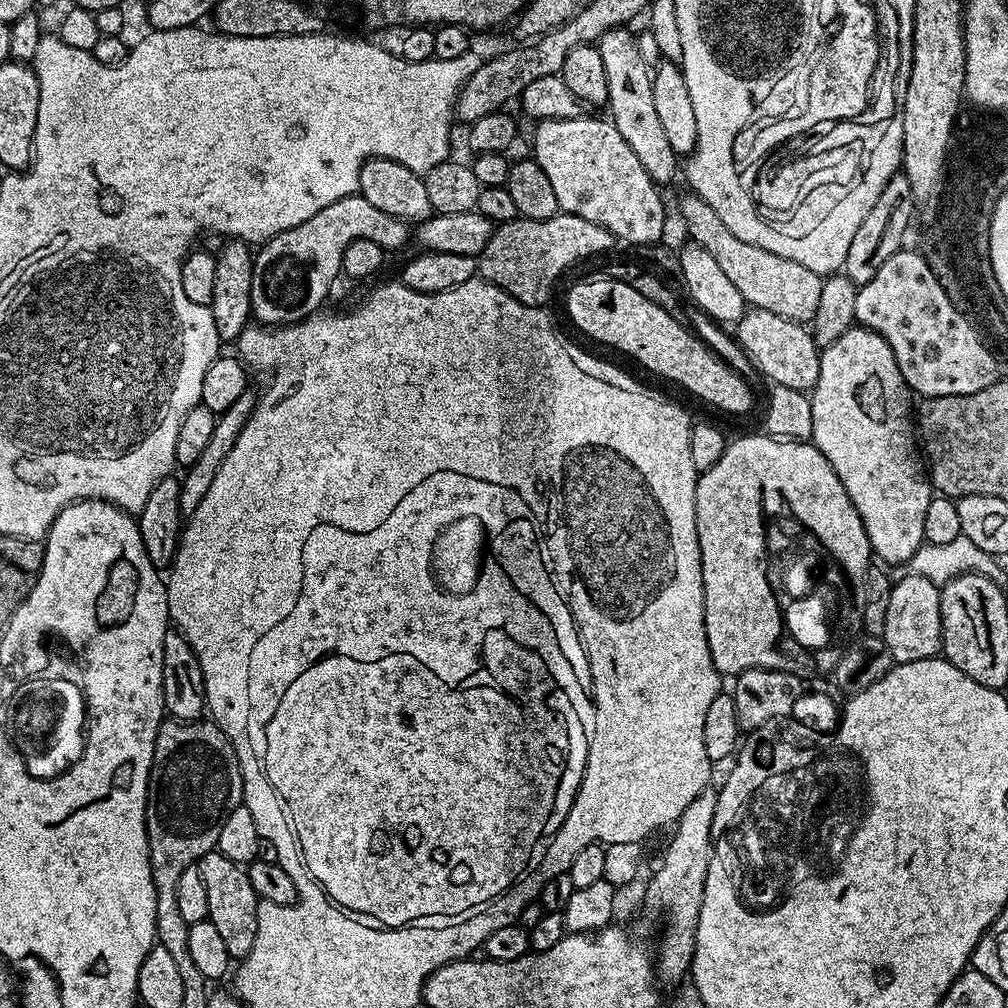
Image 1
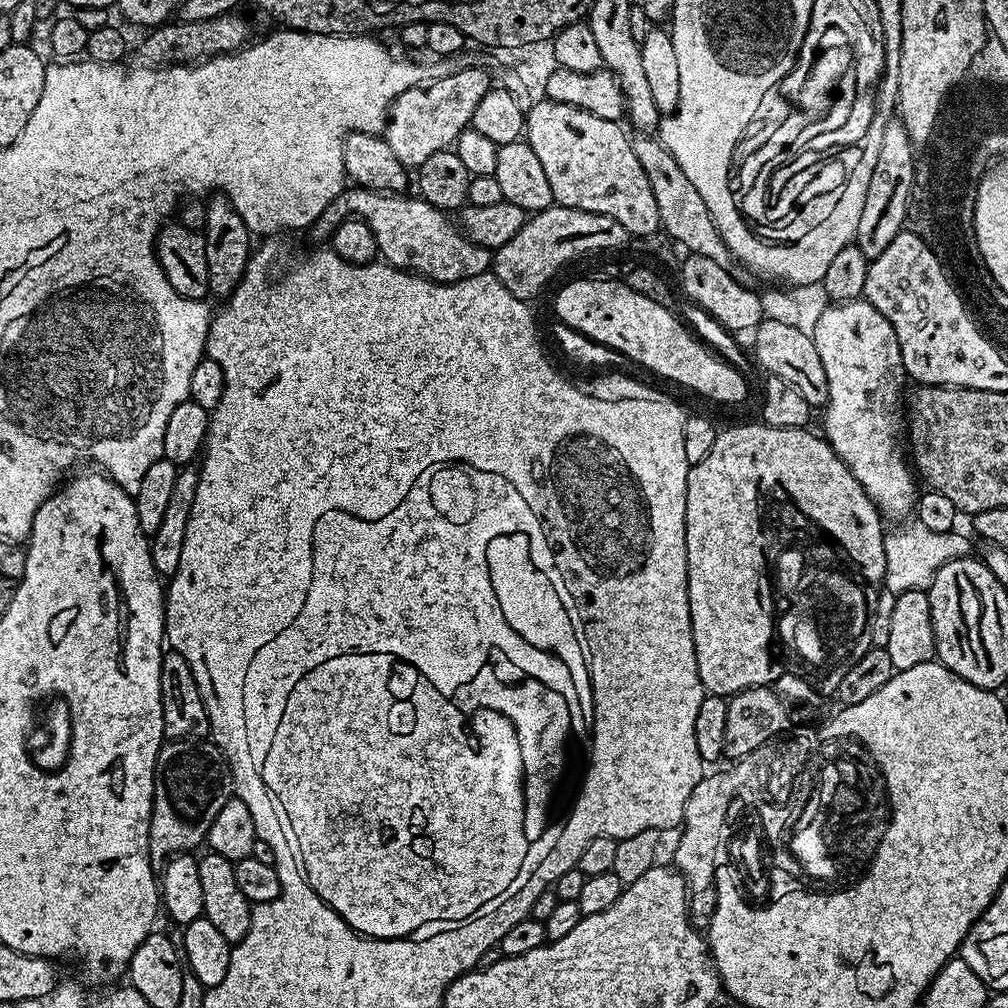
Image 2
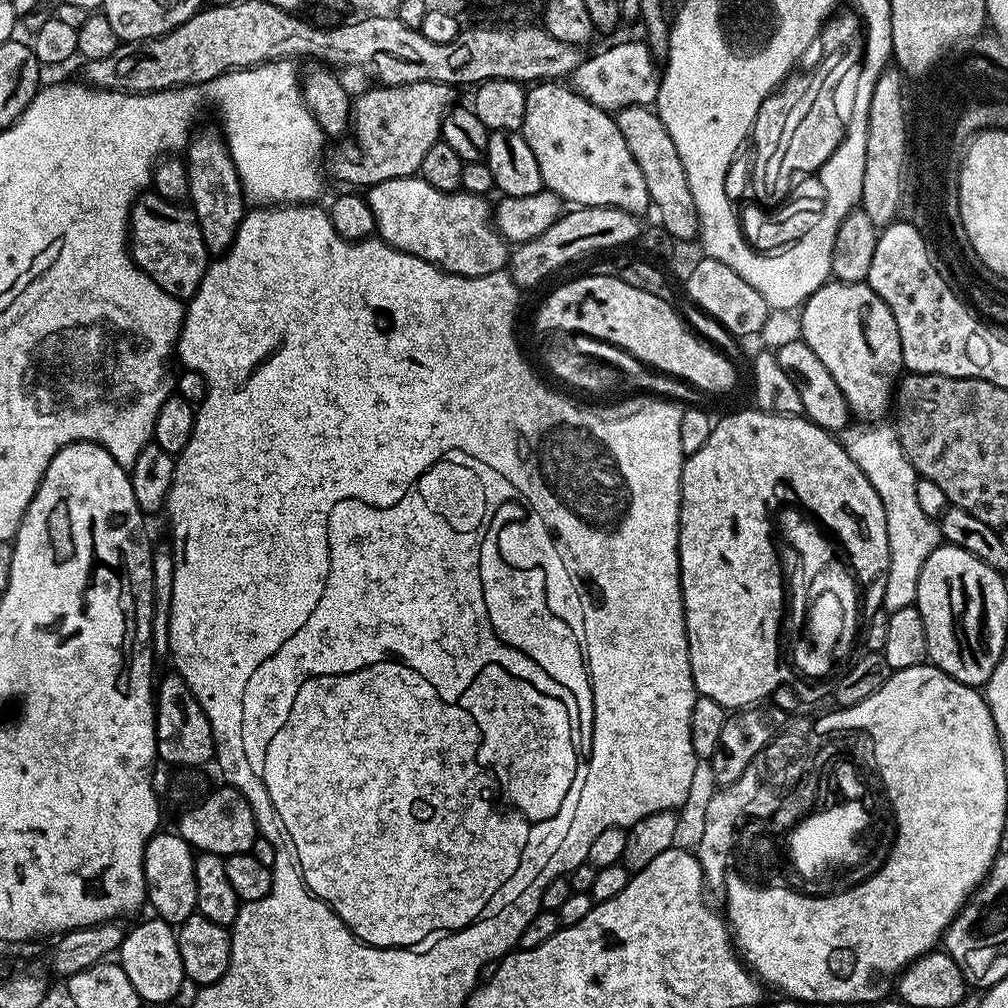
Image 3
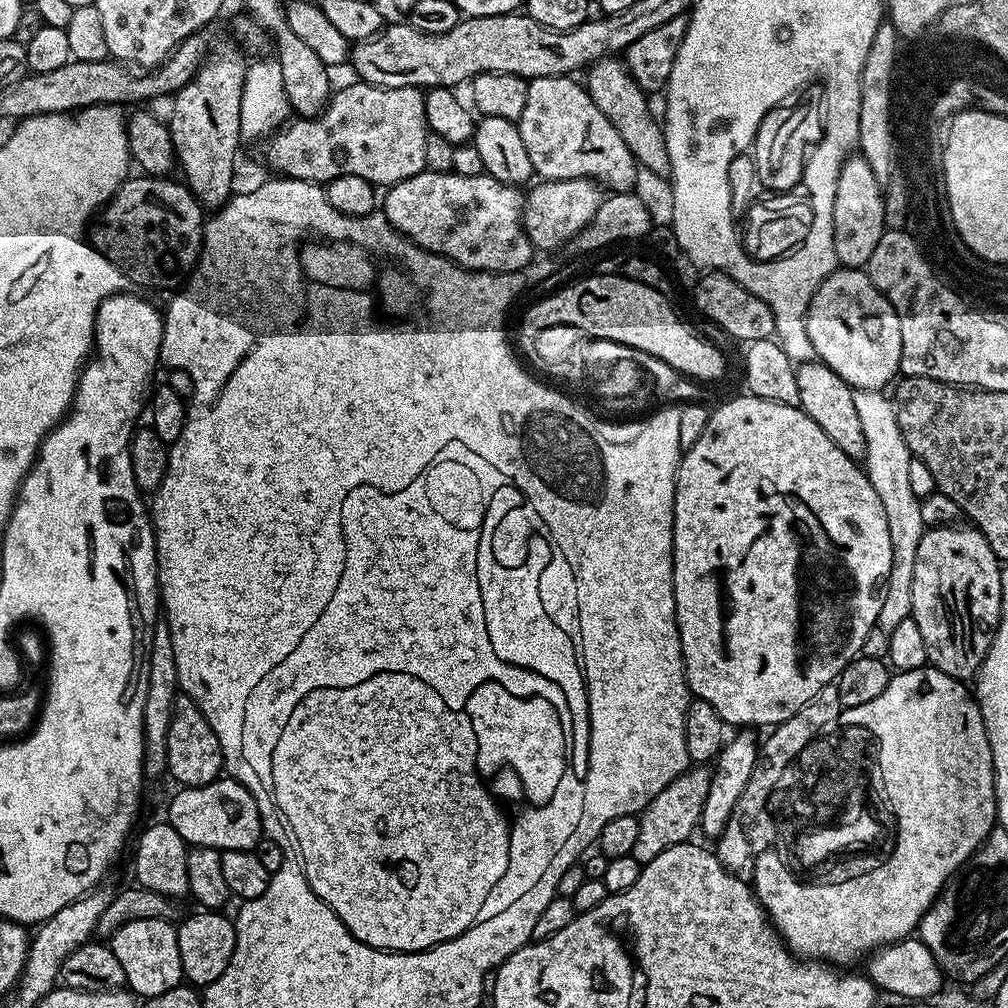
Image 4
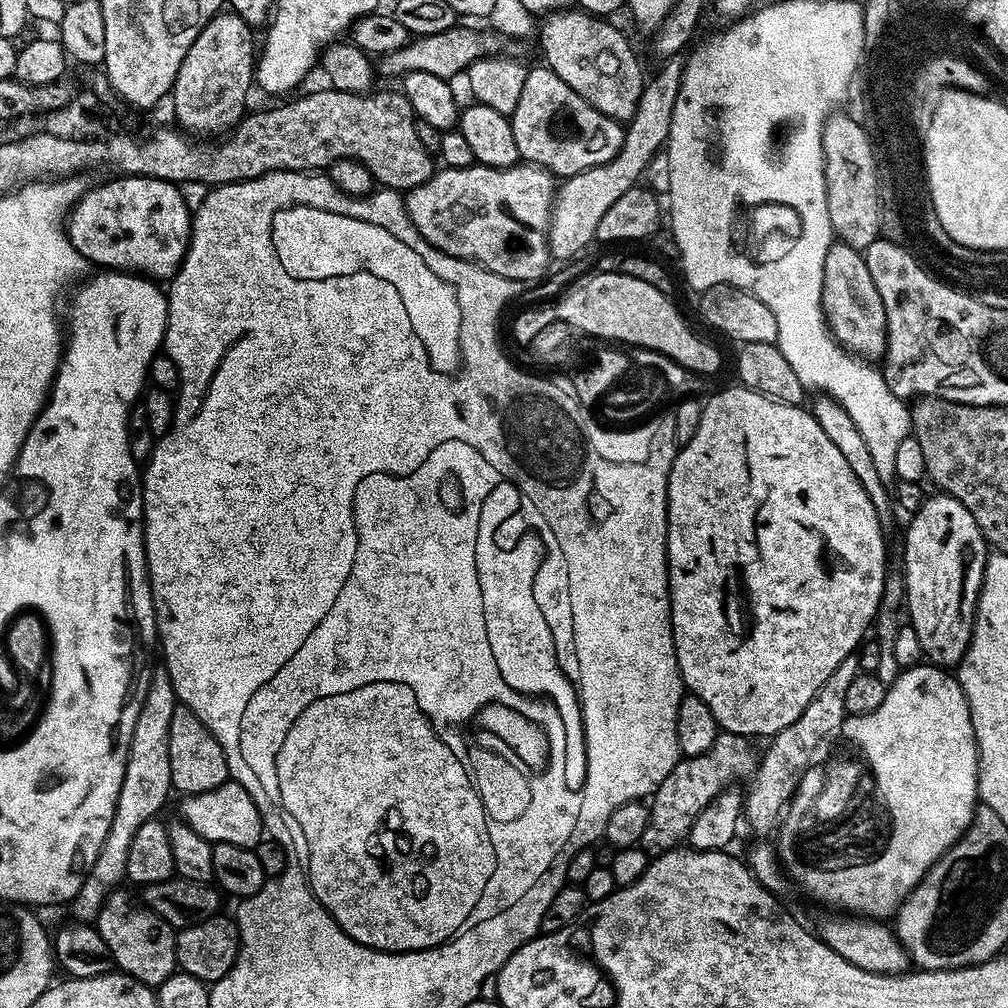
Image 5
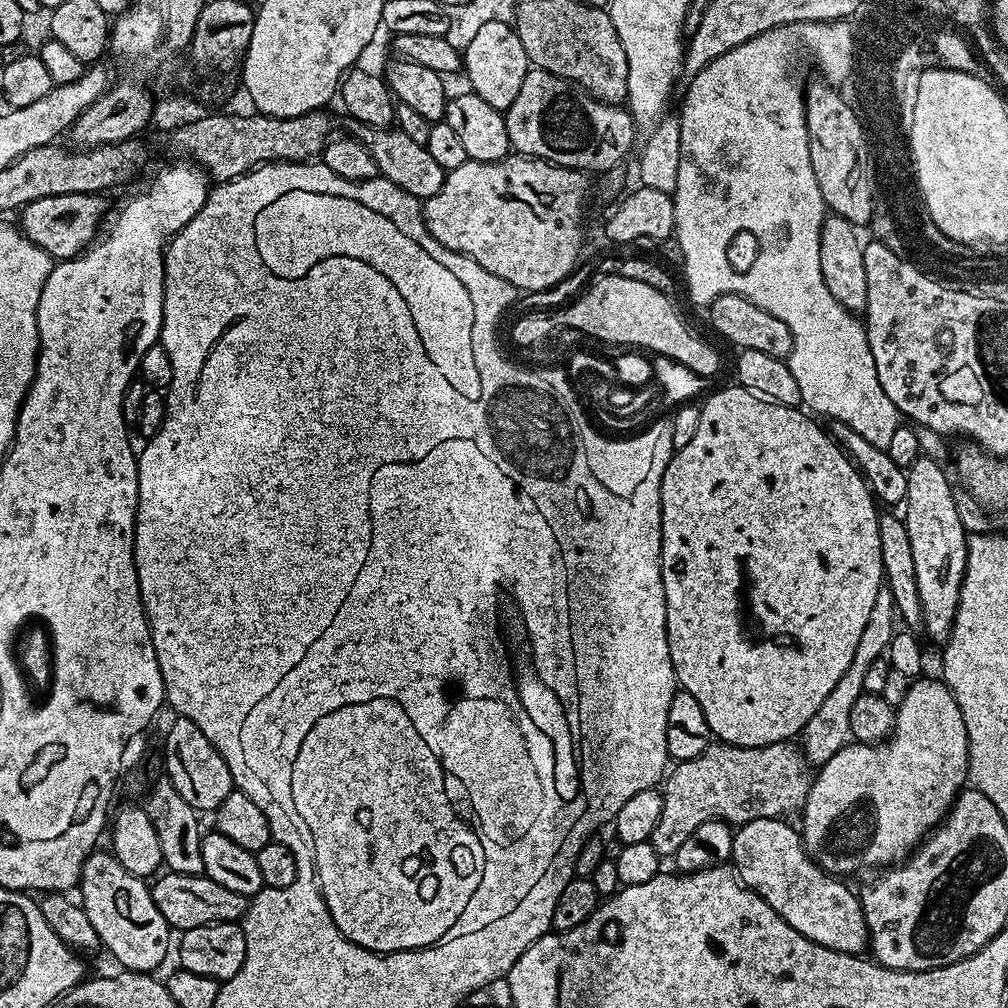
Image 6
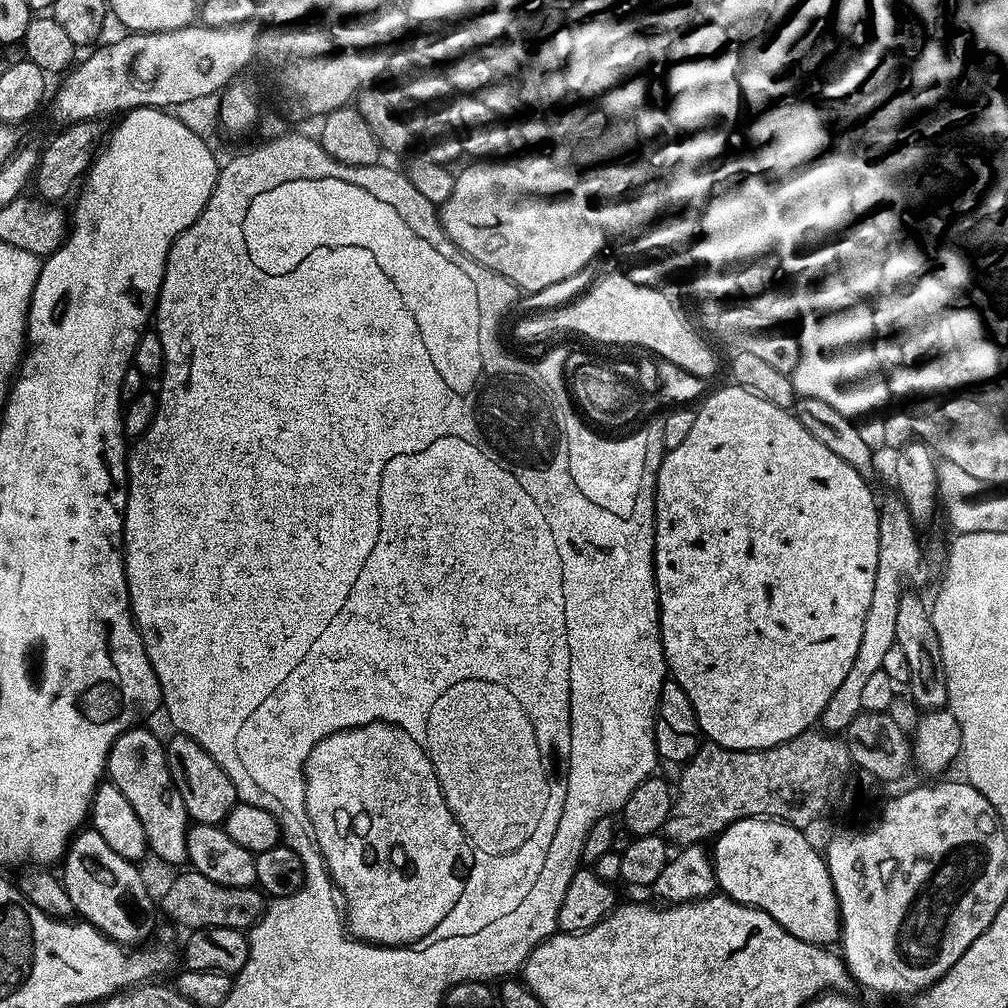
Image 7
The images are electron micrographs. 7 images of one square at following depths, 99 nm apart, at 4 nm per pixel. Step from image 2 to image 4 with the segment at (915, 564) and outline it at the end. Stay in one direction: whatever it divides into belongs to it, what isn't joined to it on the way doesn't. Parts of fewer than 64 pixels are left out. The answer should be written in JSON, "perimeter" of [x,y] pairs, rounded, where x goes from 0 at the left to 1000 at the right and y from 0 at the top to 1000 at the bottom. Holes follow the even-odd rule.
{"perimeter":[[[849,387],[847,403],[851,407],[851,416],[855,419],[855,428],[859,431],[859,450],[855,460],[861,469],[863,482],[867,482],[867,490],[871,490],[871,495],[875,497],[875,506],[879,506],[879,522],[883,522],[885,561],[875,605],[869,614],[872,623],[883,628],[889,624],[891,617],[900,615],[905,610],[907,554],[911,550],[911,538],[917,533],[919,521],[915,518],[914,493],[903,486],[903,458],[907,453],[895,435],[895,427],[891,427],[889,402],[877,392],[873,387]]]}

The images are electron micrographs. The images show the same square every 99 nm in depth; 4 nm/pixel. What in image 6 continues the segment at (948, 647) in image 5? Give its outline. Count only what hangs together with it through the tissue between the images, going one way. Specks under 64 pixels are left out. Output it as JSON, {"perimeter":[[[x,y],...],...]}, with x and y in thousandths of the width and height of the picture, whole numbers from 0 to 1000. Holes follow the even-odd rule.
{"perimeter":[[[915,450],[900,464],[901,485],[895,501],[895,515],[903,530],[903,547],[907,550],[907,569],[911,573],[911,593],[915,597],[917,614],[916,626],[921,626],[925,637],[937,637],[944,628],[944,618],[952,596],[961,529],[957,527],[950,510],[946,483],[929,456],[932,455]]]}

